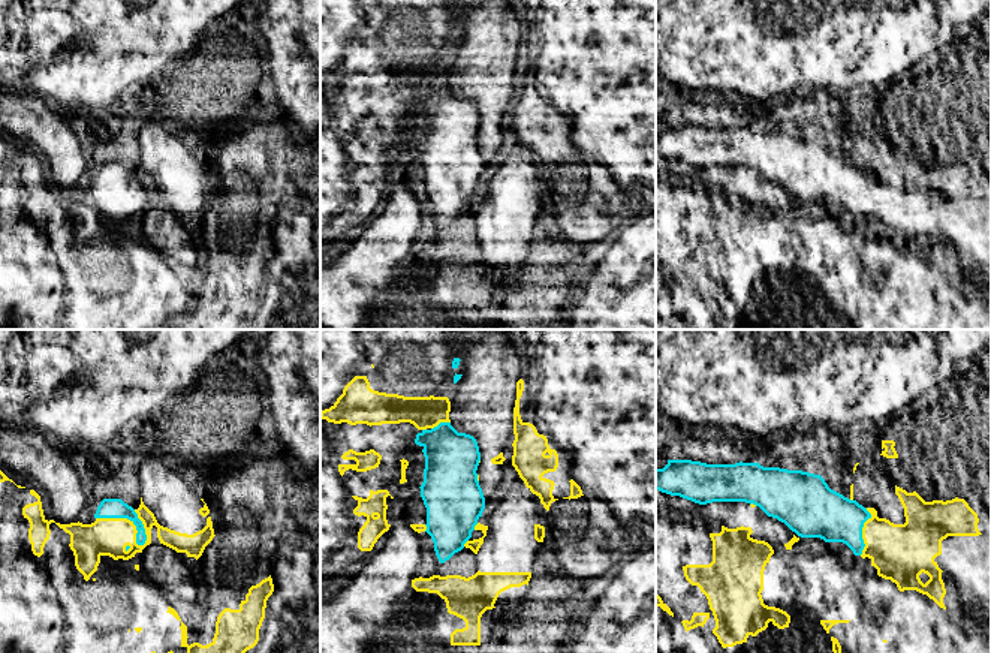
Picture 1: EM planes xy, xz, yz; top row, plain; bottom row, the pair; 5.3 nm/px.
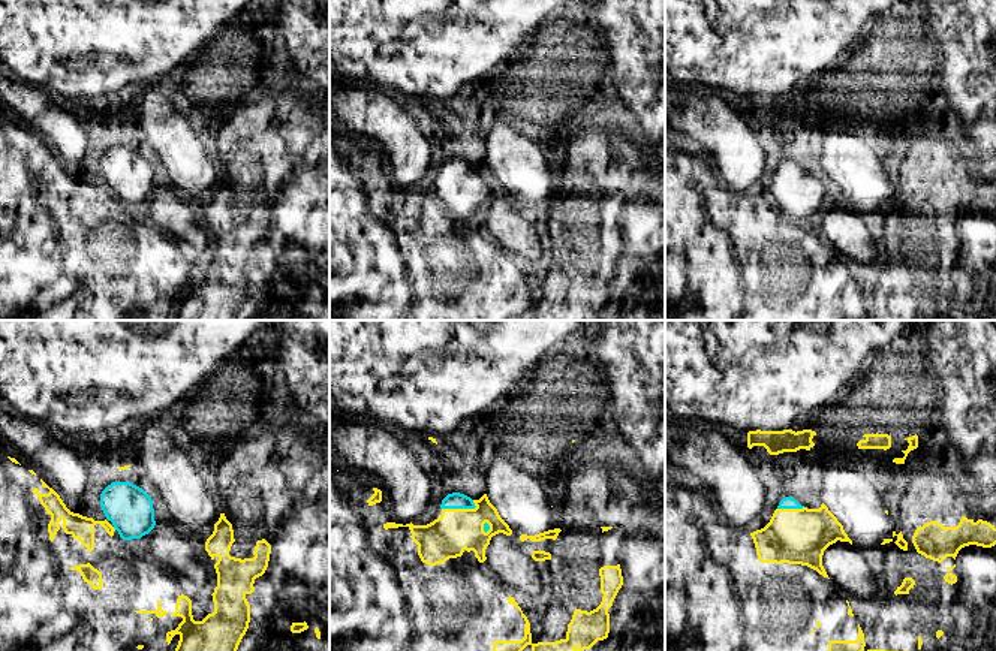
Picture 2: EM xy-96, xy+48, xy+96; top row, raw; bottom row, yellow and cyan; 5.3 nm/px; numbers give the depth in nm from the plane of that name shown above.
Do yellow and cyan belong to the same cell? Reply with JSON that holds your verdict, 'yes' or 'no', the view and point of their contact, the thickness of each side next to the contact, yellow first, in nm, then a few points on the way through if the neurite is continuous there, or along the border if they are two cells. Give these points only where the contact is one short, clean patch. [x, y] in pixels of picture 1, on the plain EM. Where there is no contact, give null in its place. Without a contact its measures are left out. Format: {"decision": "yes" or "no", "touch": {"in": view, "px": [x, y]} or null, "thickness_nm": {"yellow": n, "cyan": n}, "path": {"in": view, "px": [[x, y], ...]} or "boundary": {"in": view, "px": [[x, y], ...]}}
{"decision": "no", "touch": {"in": "xy", "px": [129, 184]}, "thickness_nm": {"yellow": 200, "cyan": 110}}

